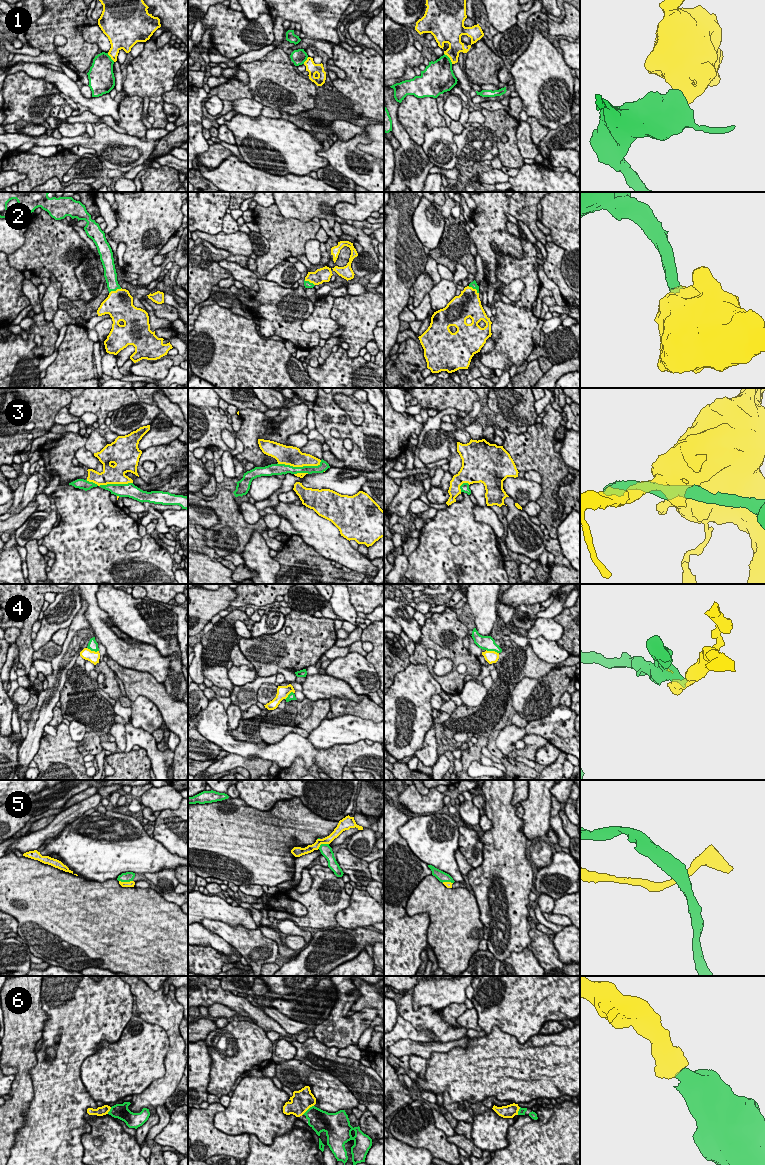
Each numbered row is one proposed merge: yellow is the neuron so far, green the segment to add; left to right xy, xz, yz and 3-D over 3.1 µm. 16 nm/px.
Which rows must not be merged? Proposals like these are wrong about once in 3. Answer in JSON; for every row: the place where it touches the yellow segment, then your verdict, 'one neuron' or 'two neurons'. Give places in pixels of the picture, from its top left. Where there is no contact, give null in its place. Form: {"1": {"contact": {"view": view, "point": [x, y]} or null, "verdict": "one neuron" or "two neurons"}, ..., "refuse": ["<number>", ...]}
{"1": {"contact": {"view": "yz", "point": [449, 57]}, "verdict": "two neurons"}, "2": {"contact": {"view": "xy", "point": [115, 291]}, "verdict": "one neuron"}, "3": {"contact": {"view": "xy", "point": [109, 483]}, "verdict": "two neurons"}, "4": {"contact": {"view": "yz", "point": [492, 651]}, "verdict": "two neurons"}, "5": {"contact": {"view": "xy", "point": [126, 882]}, "verdict": "two neurons"}, "6": {"contact": {"view": "xz", "point": [307, 1109]}, "verdict": "one neuron"}, "refuse": ["1", "3", "4", "5"]}

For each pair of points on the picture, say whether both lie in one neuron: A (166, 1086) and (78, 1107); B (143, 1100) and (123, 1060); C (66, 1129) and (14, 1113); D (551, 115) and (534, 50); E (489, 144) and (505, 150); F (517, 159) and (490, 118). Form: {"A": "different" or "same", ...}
{"A": "different", "B": "different", "C": "different", "D": "same", "E": "different", "F": "same"}

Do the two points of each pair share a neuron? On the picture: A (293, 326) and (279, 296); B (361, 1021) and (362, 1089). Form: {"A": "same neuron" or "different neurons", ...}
{"A": "same neuron", "B": "different neurons"}

